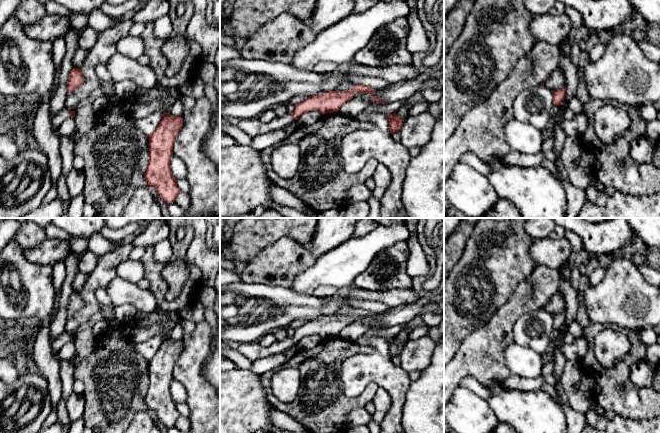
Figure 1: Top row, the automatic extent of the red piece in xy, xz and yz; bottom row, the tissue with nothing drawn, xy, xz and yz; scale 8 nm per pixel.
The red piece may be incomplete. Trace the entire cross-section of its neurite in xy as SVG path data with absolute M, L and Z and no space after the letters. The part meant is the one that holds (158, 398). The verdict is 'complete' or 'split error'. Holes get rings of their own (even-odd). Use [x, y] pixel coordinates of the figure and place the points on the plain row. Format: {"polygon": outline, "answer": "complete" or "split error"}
{"polygon": "M166 337L149 361L149 388L145 395L148 409L155 412L158 420L167 428L174 427L181 416L172 399L170 385L173 369L183 351L183 342Z", "answer": "complete"}

